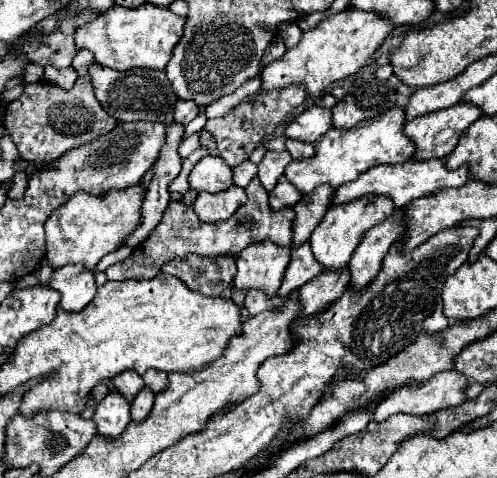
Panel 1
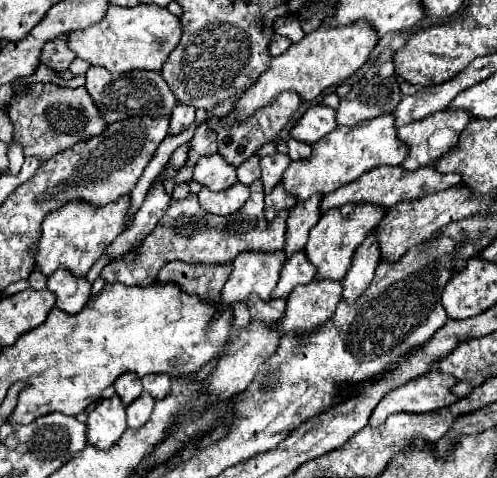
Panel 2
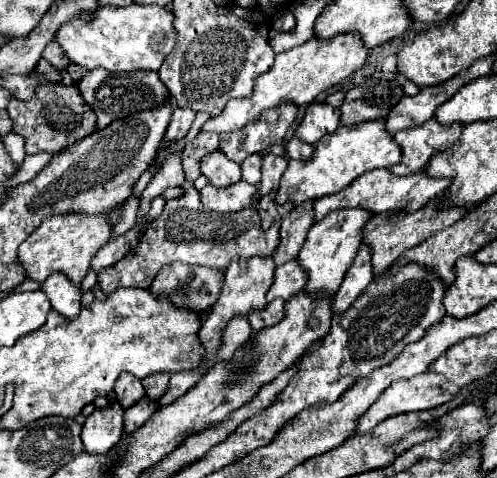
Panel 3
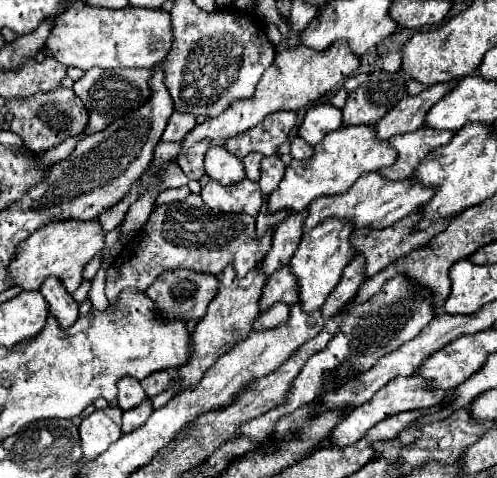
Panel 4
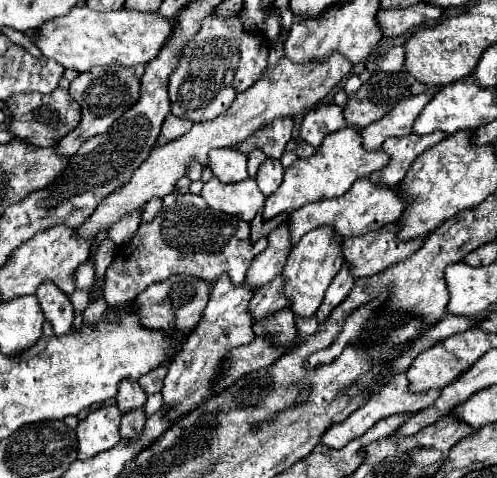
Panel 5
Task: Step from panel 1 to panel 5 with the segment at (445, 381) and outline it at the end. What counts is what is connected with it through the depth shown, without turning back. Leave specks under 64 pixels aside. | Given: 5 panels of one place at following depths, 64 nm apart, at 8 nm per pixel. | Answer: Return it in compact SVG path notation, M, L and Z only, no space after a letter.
M396 374L388 384L384 384L384 388L380 388L378 392L374 392L374 394L370 396L370 400L368 400L364 406L360 406L356 412L352 412L344 422L340 422L340 424L328 428L328 432L322 436L322 444L324 444L324 446L330 446L330 448L344 448L344 444L352 442L354 438L360 438L360 436L362 436L368 428L372 428L378 420L388 418L388 416L392 416L392 414L402 414L402 412L414 414L414 412L424 410L424 408L428 408L430 404L434 404L438 396L440 396L438 390L436 390L436 392L434 392L434 390L428 390L428 392L412 392L408 378L406 378L404 374Z

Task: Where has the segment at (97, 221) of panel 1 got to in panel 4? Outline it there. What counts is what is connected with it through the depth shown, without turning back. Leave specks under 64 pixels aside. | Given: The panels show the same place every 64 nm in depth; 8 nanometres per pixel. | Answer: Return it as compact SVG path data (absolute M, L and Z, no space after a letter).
M52 220L32 232L16 248L16 256L10 264L10 276L16 286L24 290L40 290L46 276L58 276L68 292L74 292L82 284L82 270L92 256L104 248L104 230L98 220Z

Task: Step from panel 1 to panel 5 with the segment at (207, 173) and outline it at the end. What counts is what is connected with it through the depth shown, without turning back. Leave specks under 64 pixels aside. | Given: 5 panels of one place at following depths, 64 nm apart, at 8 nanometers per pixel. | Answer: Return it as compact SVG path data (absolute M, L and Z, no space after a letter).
M216 148L208 152L208 168L224 184L242 182L248 178L246 154L236 152L234 148Z

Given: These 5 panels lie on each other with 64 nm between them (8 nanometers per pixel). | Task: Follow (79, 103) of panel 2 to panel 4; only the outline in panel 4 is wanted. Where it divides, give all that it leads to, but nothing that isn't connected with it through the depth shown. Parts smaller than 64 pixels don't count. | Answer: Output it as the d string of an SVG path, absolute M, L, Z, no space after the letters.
M64 86L54 88L52 92L38 92L32 98L12 98L6 102L6 108L12 114L10 130L16 132L24 140L24 146L34 154L46 152L66 138L80 136L88 126L88 110L84 110L84 104L76 98L72 88Z

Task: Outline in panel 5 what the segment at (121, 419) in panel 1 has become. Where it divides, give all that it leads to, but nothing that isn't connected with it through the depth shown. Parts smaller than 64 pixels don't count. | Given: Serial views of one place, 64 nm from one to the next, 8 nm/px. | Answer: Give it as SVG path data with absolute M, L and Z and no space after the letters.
M104 406L92 410L84 420L80 420L76 434L78 434L78 458L86 460L92 458L120 440L120 418L122 412L118 406Z

